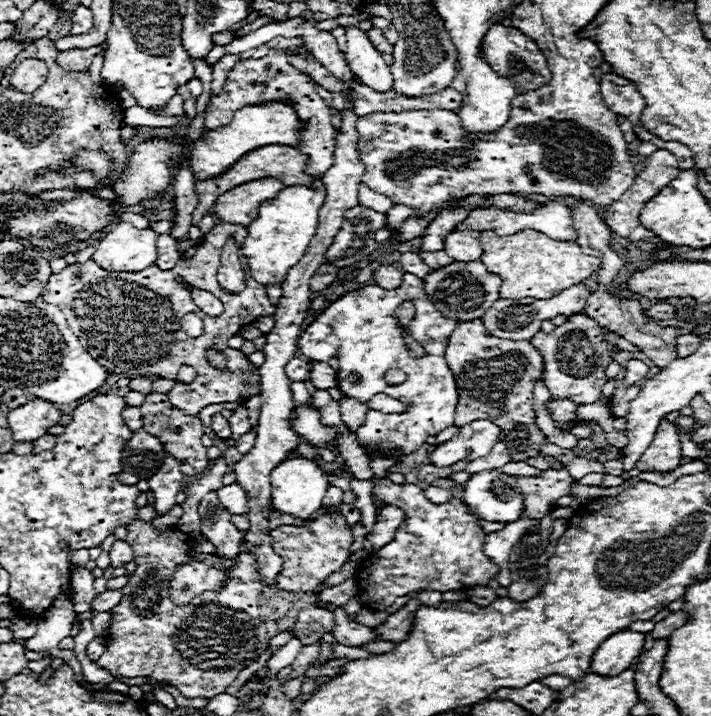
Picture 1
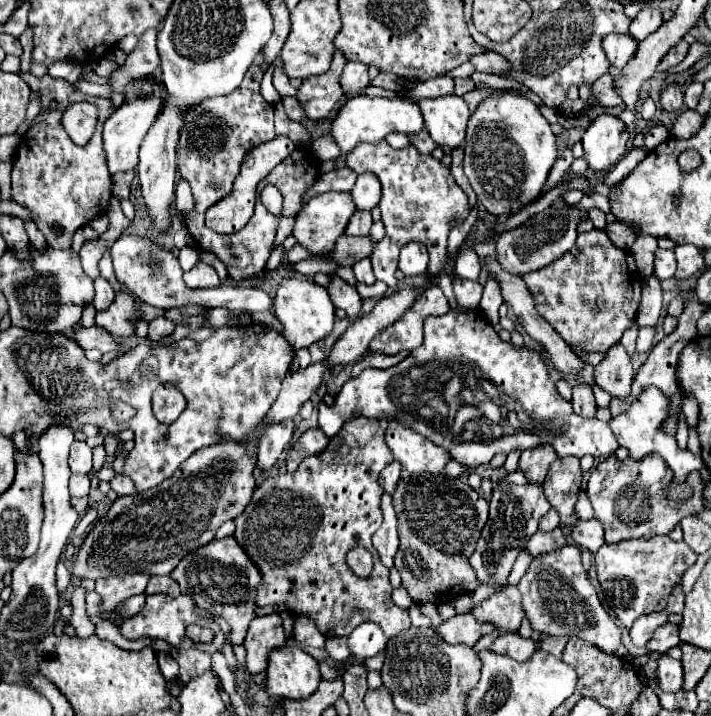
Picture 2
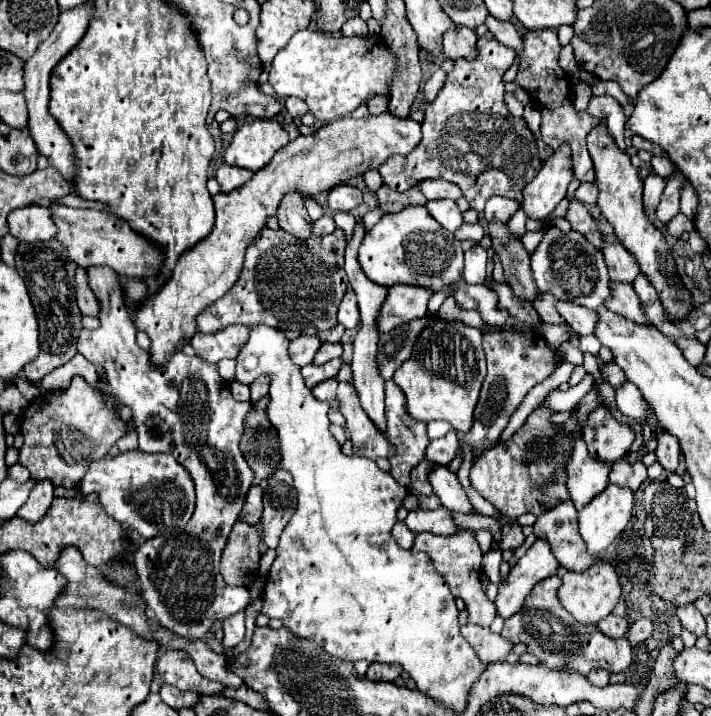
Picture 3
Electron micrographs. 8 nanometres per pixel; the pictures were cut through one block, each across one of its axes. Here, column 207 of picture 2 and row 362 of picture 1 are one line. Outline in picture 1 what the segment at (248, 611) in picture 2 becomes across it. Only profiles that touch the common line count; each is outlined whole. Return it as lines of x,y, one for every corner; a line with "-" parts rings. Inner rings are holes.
576,314
572,322
558,326
552,334
538,332
532,338
534,346
538,346
542,350
542,356
546,358
544,384
554,398
568,398
578,406
592,404
598,398
602,398
602,386
608,382
604,370
612,362
612,358
608,356
610,350
616,350
614,346
602,342
606,334
608,332
598,328
598,324
594,324
590,318
586,318
584,314
-
558,344
560,344
560,360
556,360

